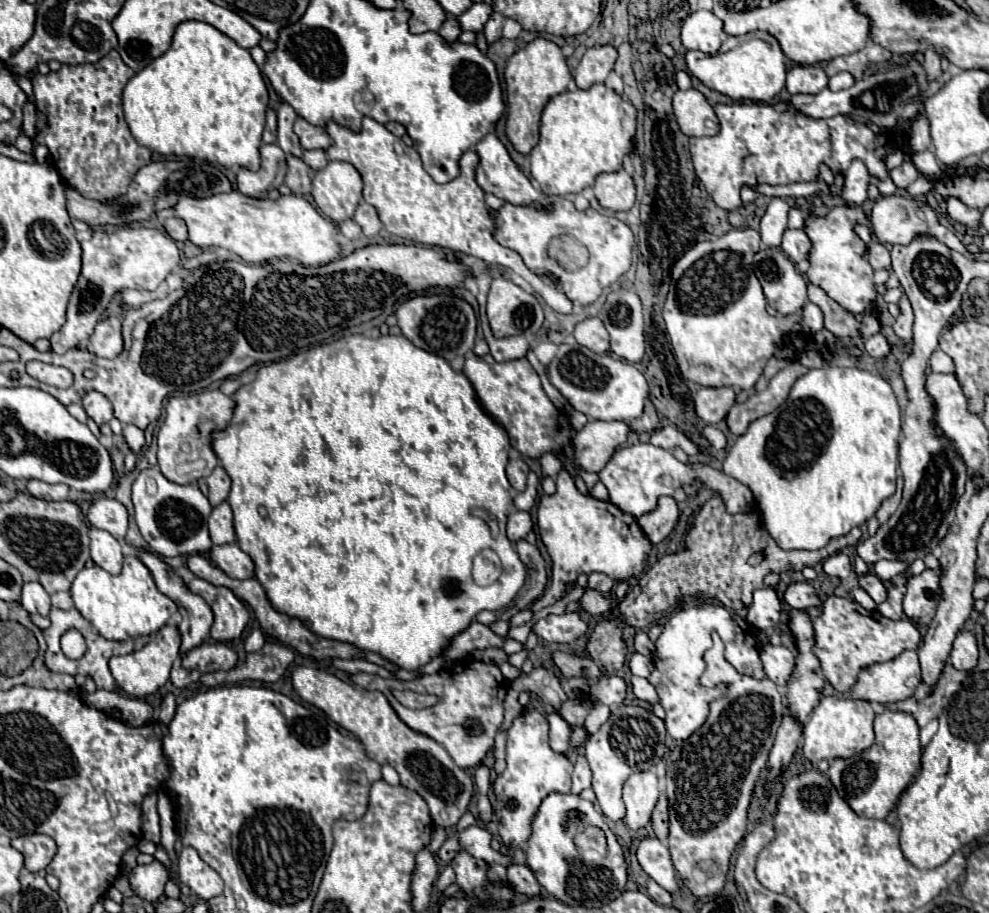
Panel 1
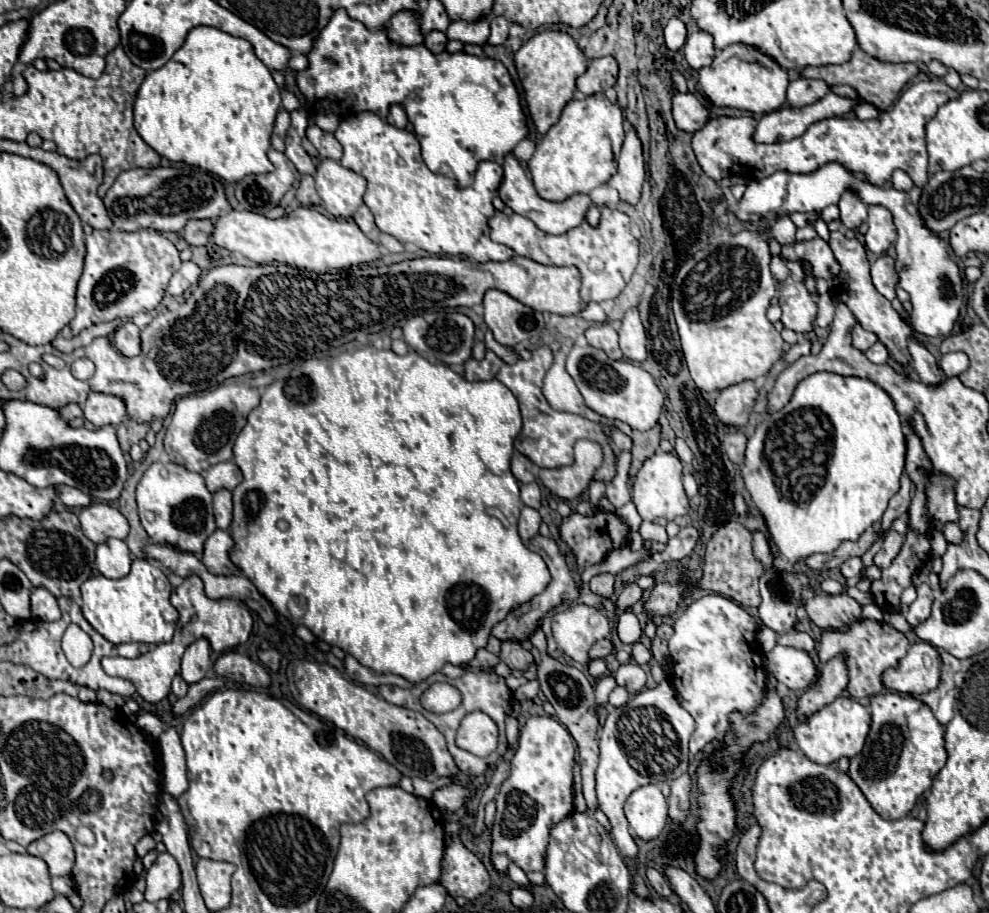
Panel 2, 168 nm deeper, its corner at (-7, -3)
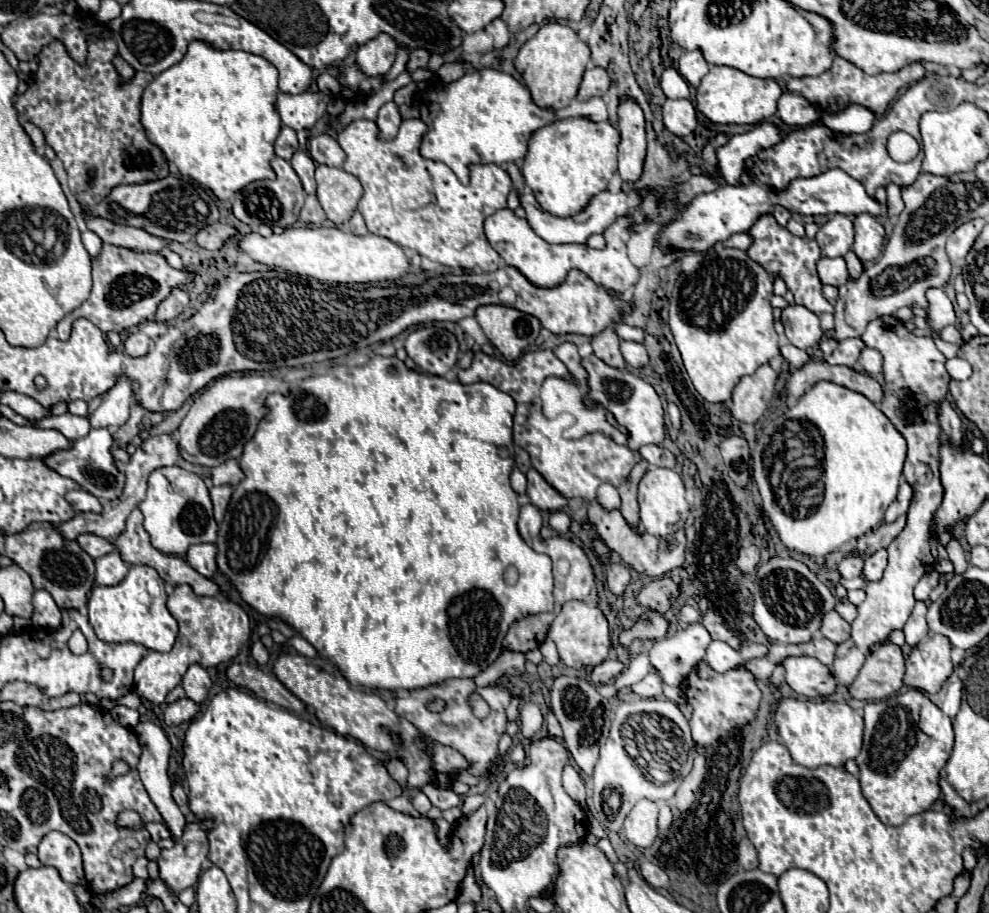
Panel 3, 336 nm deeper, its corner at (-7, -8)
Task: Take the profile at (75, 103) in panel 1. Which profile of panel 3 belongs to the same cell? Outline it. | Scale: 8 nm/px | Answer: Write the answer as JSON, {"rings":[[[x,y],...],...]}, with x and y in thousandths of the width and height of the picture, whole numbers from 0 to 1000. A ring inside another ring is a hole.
{"rings":[[[88,38],[88,67],[82,71],[72,65],[66,49],[62,45],[54,45],[46,49],[39,58],[39,76],[35,80],[29,97],[16,107],[14,115],[25,130],[35,135],[46,152],[58,168],[58,172],[66,179],[66,187],[70,194],[70,209],[78,218],[82,227],[96,227],[102,218],[106,218],[114,205],[118,203],[143,203],[151,198],[159,198],[171,192],[169,174],[165,165],[149,152],[149,146],[143,137],[143,104],[145,97],[155,89],[153,80],[139,80],[130,91],[122,91],[112,65],[118,60],[118,49],[112,41],[96,41]]]}

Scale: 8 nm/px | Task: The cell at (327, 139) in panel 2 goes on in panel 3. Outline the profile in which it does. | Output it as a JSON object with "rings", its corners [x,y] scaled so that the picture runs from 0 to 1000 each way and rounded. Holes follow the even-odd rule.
{"rings":[[[325,146],[312,154],[312,170],[319,179],[333,183],[345,183],[349,176],[349,165],[341,157],[341,152],[331,146]]]}

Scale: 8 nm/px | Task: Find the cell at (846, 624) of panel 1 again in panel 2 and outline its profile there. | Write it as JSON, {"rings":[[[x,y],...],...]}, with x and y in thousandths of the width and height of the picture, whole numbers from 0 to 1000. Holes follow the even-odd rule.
{"rings":[[[865,679],[852,690],[832,690],[830,692],[830,703],[828,703],[828,723],[834,727],[840,721],[854,716],[854,727],[858,734],[858,749],[856,758],[862,765],[875,765],[875,762],[885,762],[893,758],[891,749],[891,736],[907,729],[909,721],[915,719],[919,708],[919,701],[913,692],[905,690],[897,681],[887,681],[887,679]]]}

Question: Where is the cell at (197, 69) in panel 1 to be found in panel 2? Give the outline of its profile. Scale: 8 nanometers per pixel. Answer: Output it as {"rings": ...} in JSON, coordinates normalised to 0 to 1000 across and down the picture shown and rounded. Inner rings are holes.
{"rings":[[[197,28],[191,33],[187,48],[179,55],[181,68],[171,66],[167,72],[147,83],[137,107],[137,142],[159,169],[173,177],[187,177],[219,191],[230,199],[242,199],[250,191],[276,188],[270,175],[274,142],[284,116],[284,101],[272,74],[258,61],[256,50],[221,31]]]}

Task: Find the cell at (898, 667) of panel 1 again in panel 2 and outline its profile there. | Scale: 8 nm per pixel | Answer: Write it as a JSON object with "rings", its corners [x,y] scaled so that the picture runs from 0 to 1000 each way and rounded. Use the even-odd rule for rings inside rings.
{"rings":[[[925,703],[919,708],[907,732],[893,736],[893,751],[919,762],[935,760],[949,749],[949,714],[937,703]]]}

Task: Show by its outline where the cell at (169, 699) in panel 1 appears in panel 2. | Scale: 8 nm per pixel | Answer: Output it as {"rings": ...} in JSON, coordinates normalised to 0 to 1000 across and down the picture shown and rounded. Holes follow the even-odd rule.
{"rings":[[[177,795],[167,797],[167,802],[161,806],[161,817],[163,817],[165,865],[175,874],[181,874],[189,865],[189,839],[187,839],[187,824]]]}

